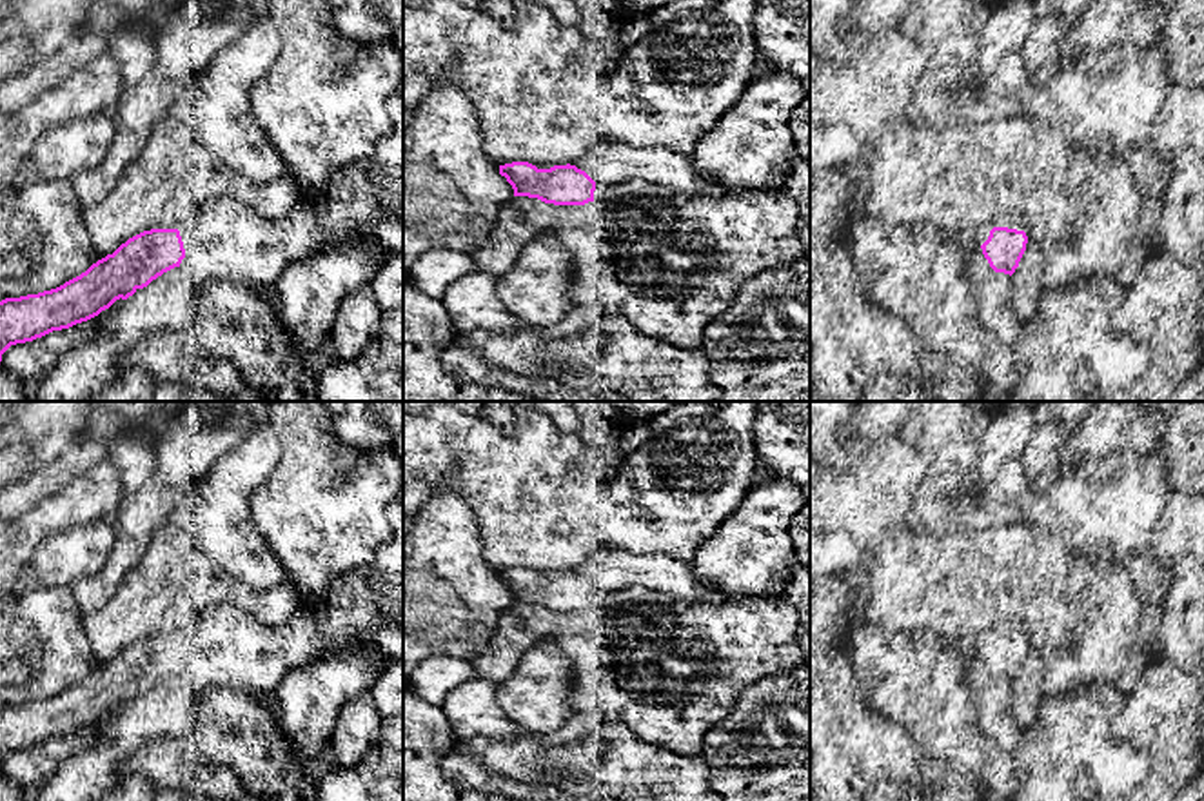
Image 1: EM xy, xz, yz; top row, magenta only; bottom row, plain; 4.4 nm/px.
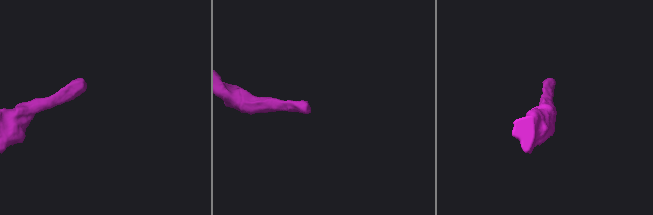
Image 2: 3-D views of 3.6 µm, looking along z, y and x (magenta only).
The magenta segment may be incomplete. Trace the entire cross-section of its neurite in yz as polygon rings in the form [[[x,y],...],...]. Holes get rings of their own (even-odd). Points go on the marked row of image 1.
[[[993,227],[982,245],[973,242],[966,247],[968,269],[977,274],[993,269],[1012,276],[1019,267],[1026,243],[1028,236],[1024,231]]]

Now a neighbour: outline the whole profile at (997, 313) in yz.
[[[995,272],[982,283],[979,321],[1008,347],[1021,332],[1024,321],[1015,309],[1015,289],[1010,274]]]

